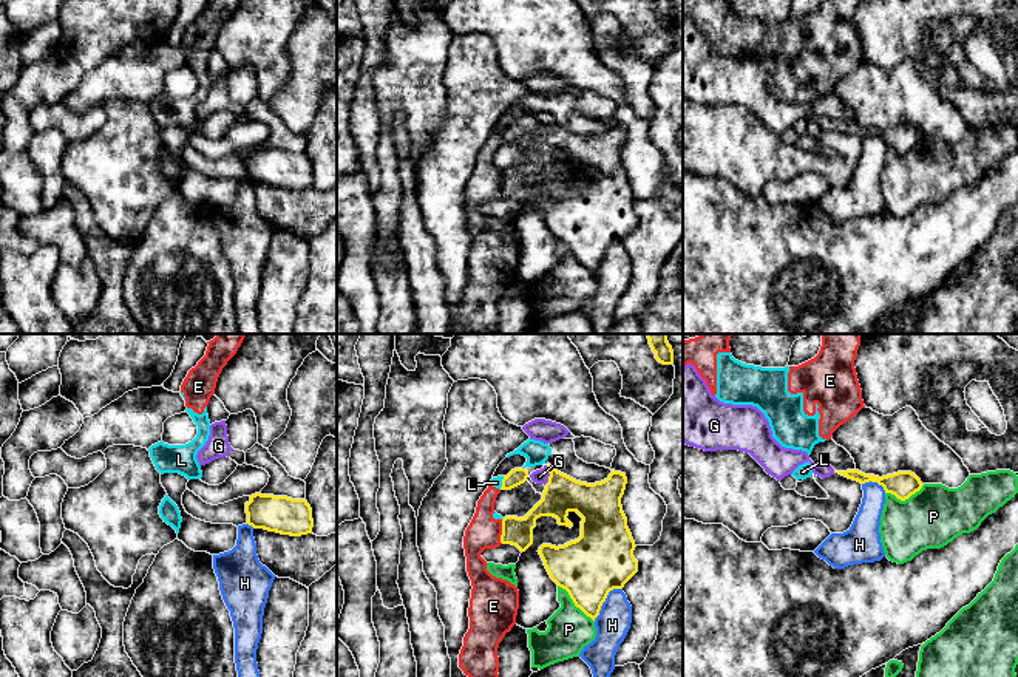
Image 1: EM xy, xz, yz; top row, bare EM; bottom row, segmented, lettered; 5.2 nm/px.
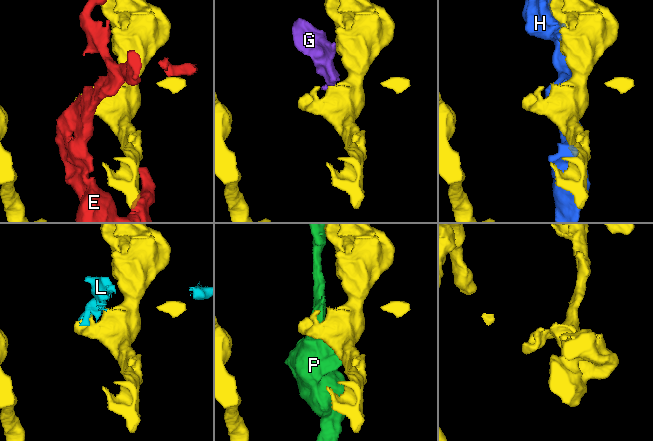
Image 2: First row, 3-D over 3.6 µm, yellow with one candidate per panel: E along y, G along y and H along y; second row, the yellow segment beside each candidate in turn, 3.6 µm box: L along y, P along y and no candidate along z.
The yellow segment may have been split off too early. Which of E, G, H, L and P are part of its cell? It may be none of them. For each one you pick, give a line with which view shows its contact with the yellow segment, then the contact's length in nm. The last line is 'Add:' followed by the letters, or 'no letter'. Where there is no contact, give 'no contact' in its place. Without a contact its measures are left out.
G: meets yellow in xz; contact 110 nm long
Add: G

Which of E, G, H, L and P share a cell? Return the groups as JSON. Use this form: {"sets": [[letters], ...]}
{"sets": [["E", "L"], ["G"], ["H"], ["P"]]}

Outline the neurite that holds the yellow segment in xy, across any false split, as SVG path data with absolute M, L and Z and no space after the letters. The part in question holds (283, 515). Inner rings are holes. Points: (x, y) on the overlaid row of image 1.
M255 493L246 502L247 524L281 535L312 533L312 509L306 499Z

